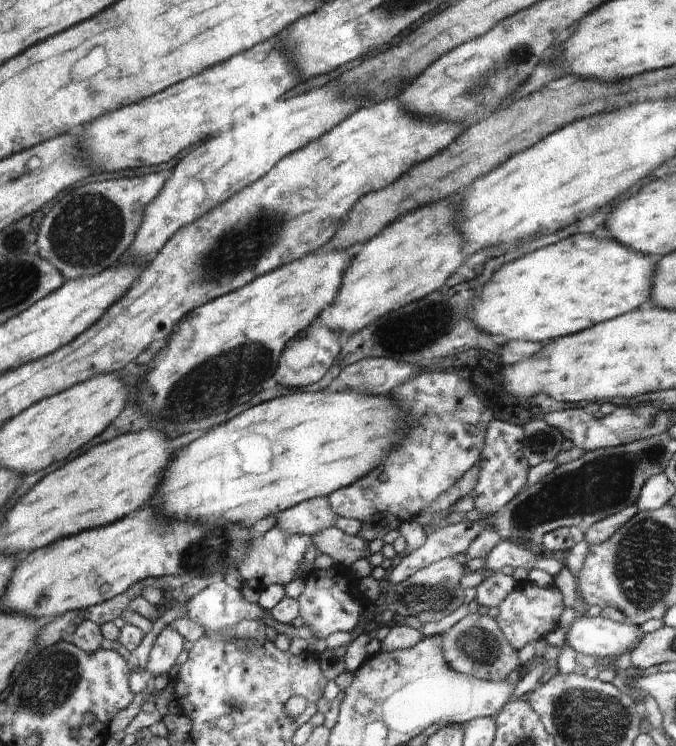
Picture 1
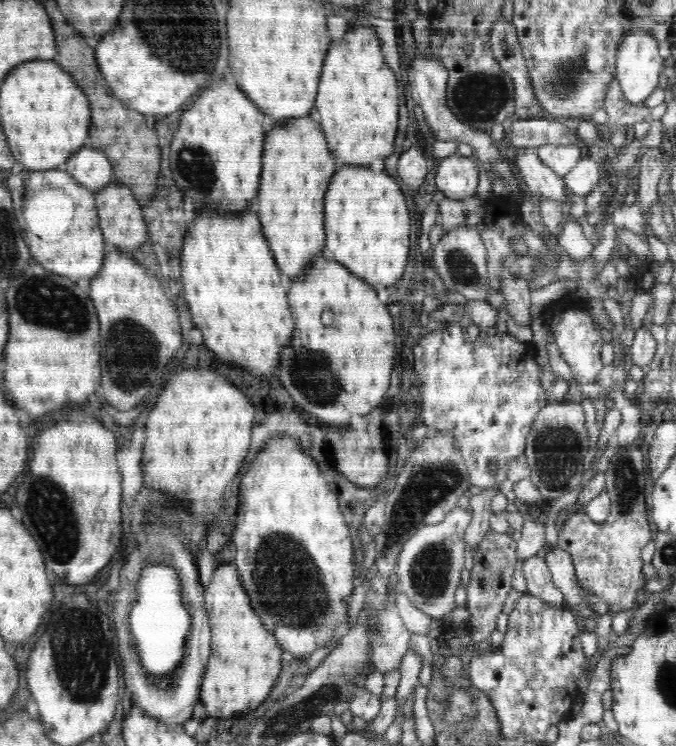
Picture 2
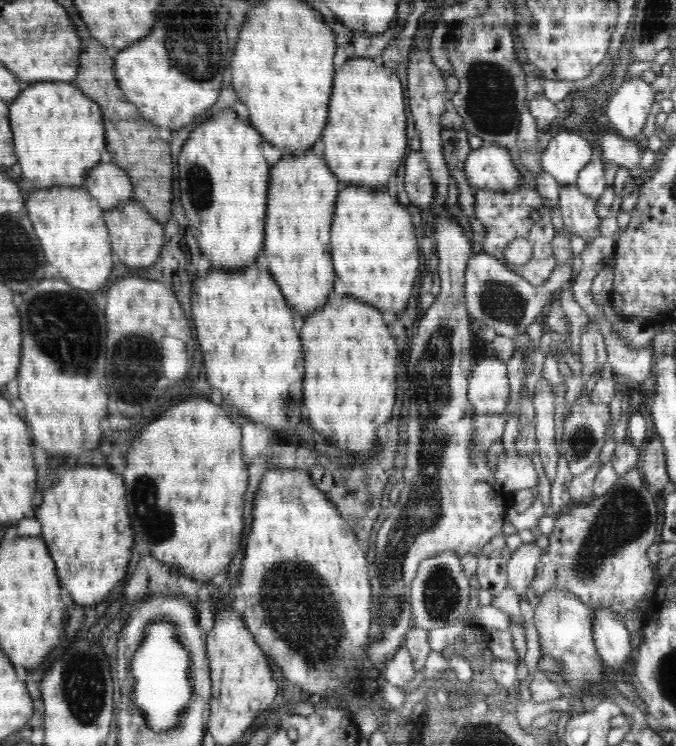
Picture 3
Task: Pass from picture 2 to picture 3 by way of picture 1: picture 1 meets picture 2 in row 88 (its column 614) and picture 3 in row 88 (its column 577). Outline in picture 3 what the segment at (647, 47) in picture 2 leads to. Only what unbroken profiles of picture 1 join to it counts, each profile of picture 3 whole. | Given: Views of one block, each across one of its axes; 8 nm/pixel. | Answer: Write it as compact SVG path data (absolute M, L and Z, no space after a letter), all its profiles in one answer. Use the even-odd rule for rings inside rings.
M639 77L630 78L618 86L605 109L611 128L618 136L635 140L642 135L654 96L652 85Z

